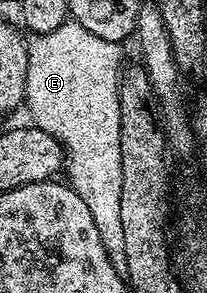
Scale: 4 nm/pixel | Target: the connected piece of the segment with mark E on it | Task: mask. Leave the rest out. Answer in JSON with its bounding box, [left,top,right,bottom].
[25,19,128,273]

